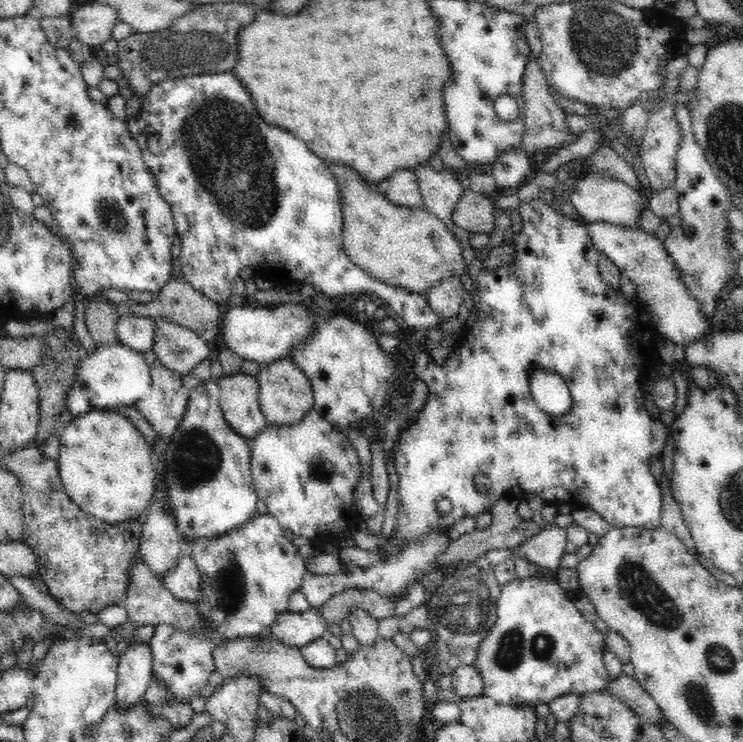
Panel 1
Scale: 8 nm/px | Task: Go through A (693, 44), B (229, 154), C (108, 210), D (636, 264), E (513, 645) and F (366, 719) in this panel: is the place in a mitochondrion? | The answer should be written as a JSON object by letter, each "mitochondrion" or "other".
{"A":"other","B":"mitochondrion","C":"mitochondrion","D":"other","E":"mitochondrion","F":"mitochondrion"}

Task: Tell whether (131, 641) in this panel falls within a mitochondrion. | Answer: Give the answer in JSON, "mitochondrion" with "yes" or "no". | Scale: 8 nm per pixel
{"mitochondrion":"no"}

